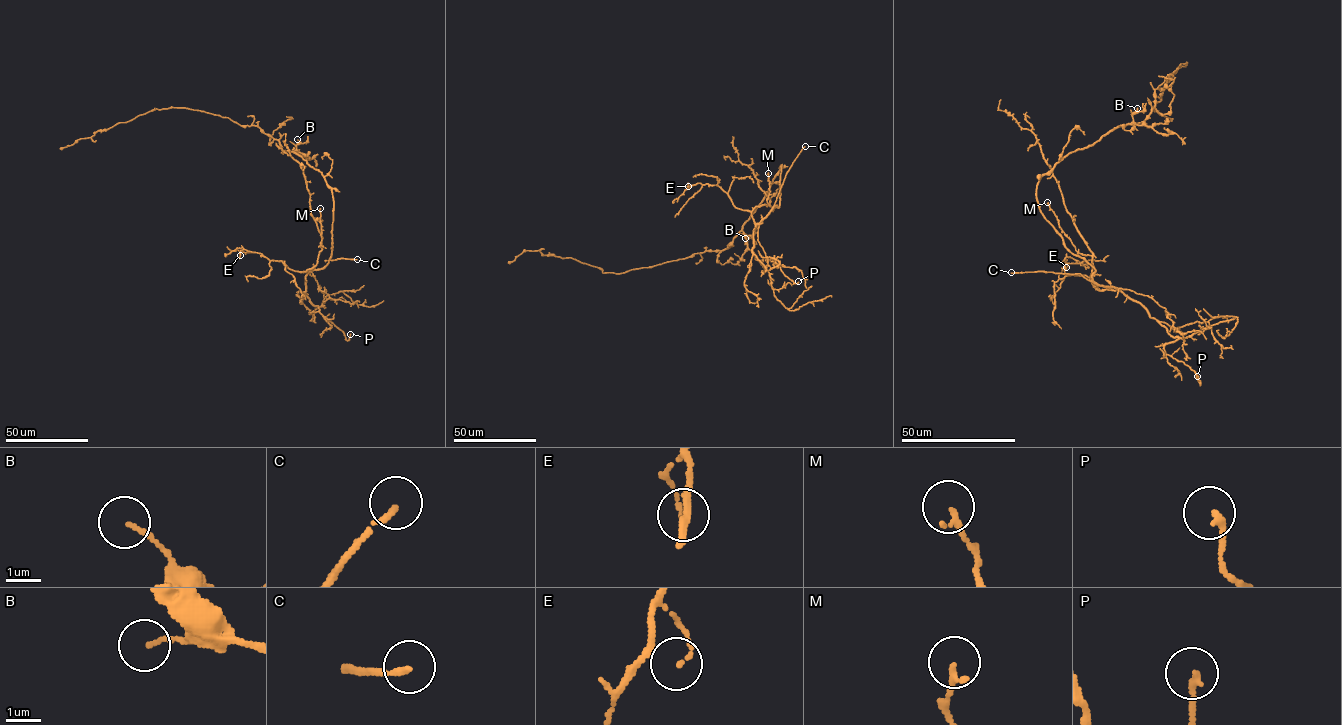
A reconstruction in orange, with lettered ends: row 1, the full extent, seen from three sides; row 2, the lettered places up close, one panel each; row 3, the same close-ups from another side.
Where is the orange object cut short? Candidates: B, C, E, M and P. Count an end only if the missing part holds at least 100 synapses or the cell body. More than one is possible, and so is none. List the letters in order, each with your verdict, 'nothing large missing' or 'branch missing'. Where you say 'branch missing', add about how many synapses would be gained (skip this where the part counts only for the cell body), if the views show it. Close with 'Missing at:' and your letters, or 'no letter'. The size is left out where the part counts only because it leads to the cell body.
B: nothing large missing
C: branch missing
E: nothing large missing
M: nothing large missing
P: nothing large missing
Missing at: C

